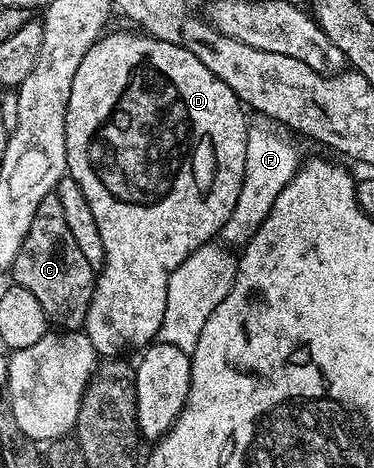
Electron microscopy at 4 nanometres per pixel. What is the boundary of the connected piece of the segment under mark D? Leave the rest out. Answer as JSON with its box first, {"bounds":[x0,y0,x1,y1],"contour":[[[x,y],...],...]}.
{"bounds":[65,32,250,248],"contour":[[[133,32],[106,35],[103,42],[91,46],[88,60],[75,74],[73,98],[67,102],[65,132],[77,132],[77,128],[81,132],[97,132],[89,152],[97,160],[97,172],[105,176],[105,184],[121,200],[165,204],[169,228],[177,228],[185,244],[193,236],[193,244],[202,248],[220,233],[227,218],[231,218],[231,210],[235,210],[235,198],[239,198],[243,186],[250,121],[247,116],[245,120],[246,109],[231,86],[215,78],[195,54],[183,50],[183,46],[171,46],[171,42]]]}

